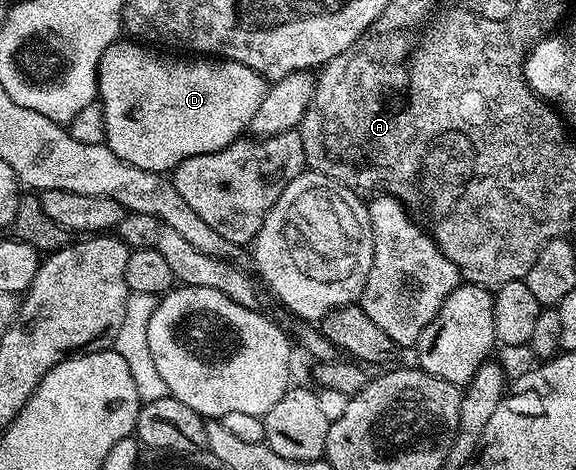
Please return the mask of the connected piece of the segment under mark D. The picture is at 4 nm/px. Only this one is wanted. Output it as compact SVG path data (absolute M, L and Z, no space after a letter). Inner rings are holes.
M123 37L109 45L109 49L105 49L105 53L99 62L99 93L97 99L98 102L103 104L103 112L105 113L105 145L110 151L117 153L117 157L121 157L121 161L125 161L129 165L137 165L137 169L170 173L174 171L178 163L189 157L197 157L201 153L213 153L225 149L234 139L240 138L250 128L253 113L257 113L257 109L261 105L261 97L265 97L265 93L268 91L268 80L260 77L253 69L235 63L231 59L220 59L218 57L162 59L161 56L154 55L151 51L154 50L150 46Z

